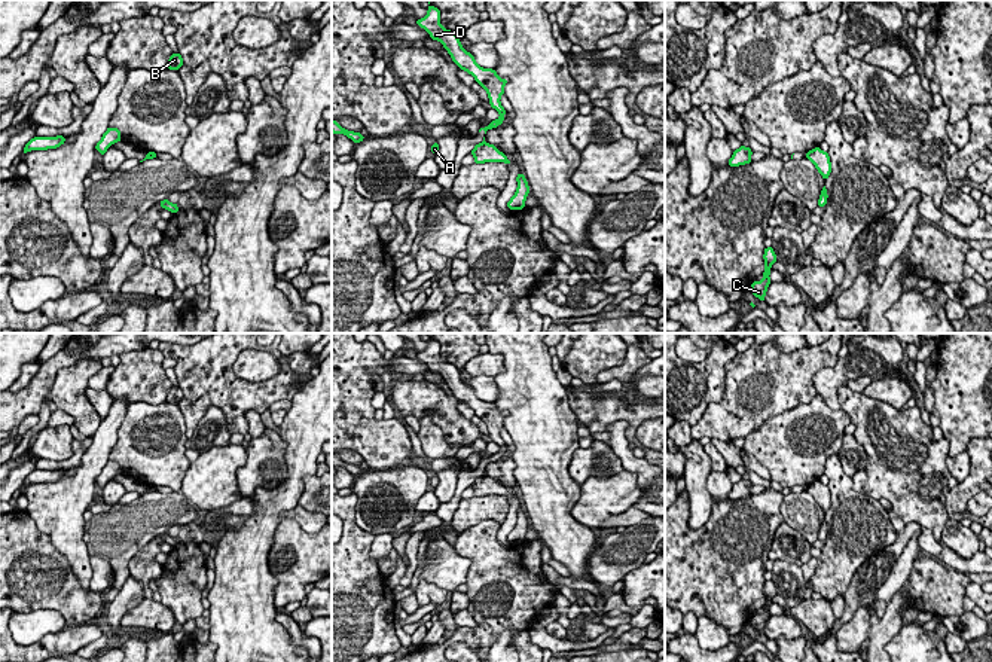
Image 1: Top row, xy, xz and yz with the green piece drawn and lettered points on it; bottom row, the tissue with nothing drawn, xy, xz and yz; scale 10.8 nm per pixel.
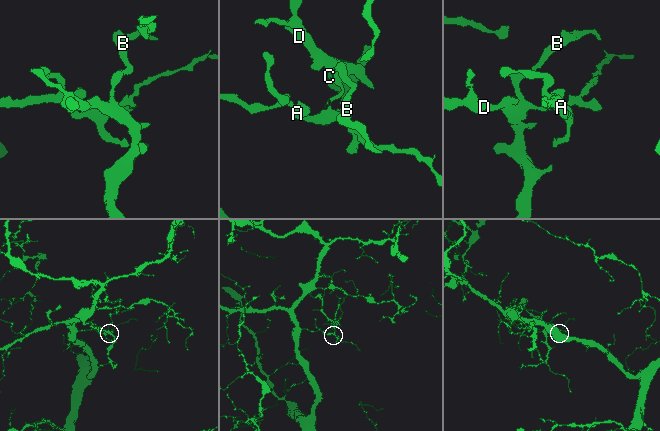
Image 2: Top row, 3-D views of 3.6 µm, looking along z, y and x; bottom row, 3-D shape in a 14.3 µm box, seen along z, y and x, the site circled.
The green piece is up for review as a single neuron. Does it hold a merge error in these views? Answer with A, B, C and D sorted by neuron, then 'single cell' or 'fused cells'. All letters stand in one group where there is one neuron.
A / B C D | fused cells

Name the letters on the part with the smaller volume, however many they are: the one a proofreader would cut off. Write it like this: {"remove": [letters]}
{"remove": ["B", "C", "D"]}

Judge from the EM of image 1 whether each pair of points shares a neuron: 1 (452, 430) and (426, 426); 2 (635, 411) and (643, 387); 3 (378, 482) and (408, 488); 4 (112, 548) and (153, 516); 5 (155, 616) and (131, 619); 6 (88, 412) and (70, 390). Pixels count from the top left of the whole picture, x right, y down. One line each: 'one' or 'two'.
1: two
2: two
3: one
4: one
5: one
6: one

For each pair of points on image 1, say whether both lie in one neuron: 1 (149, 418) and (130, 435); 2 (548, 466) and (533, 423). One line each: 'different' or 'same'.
1: same
2: same

